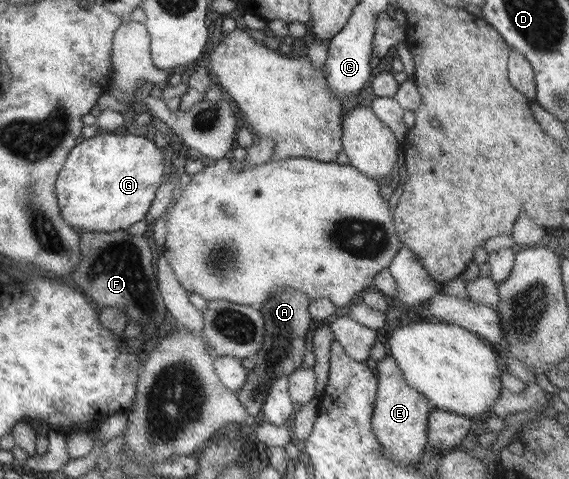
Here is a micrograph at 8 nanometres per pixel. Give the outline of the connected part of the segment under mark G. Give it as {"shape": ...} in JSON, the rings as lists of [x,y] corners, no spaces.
{"shape":[[[145,132],[126,136],[103,133],[94,138],[85,139],[84,142],[79,142],[73,147],[55,183],[60,215],[78,232],[105,233],[128,230],[135,222],[144,220],[162,185],[163,174],[165,174],[163,151],[159,149],[158,143],[154,143]]]}

